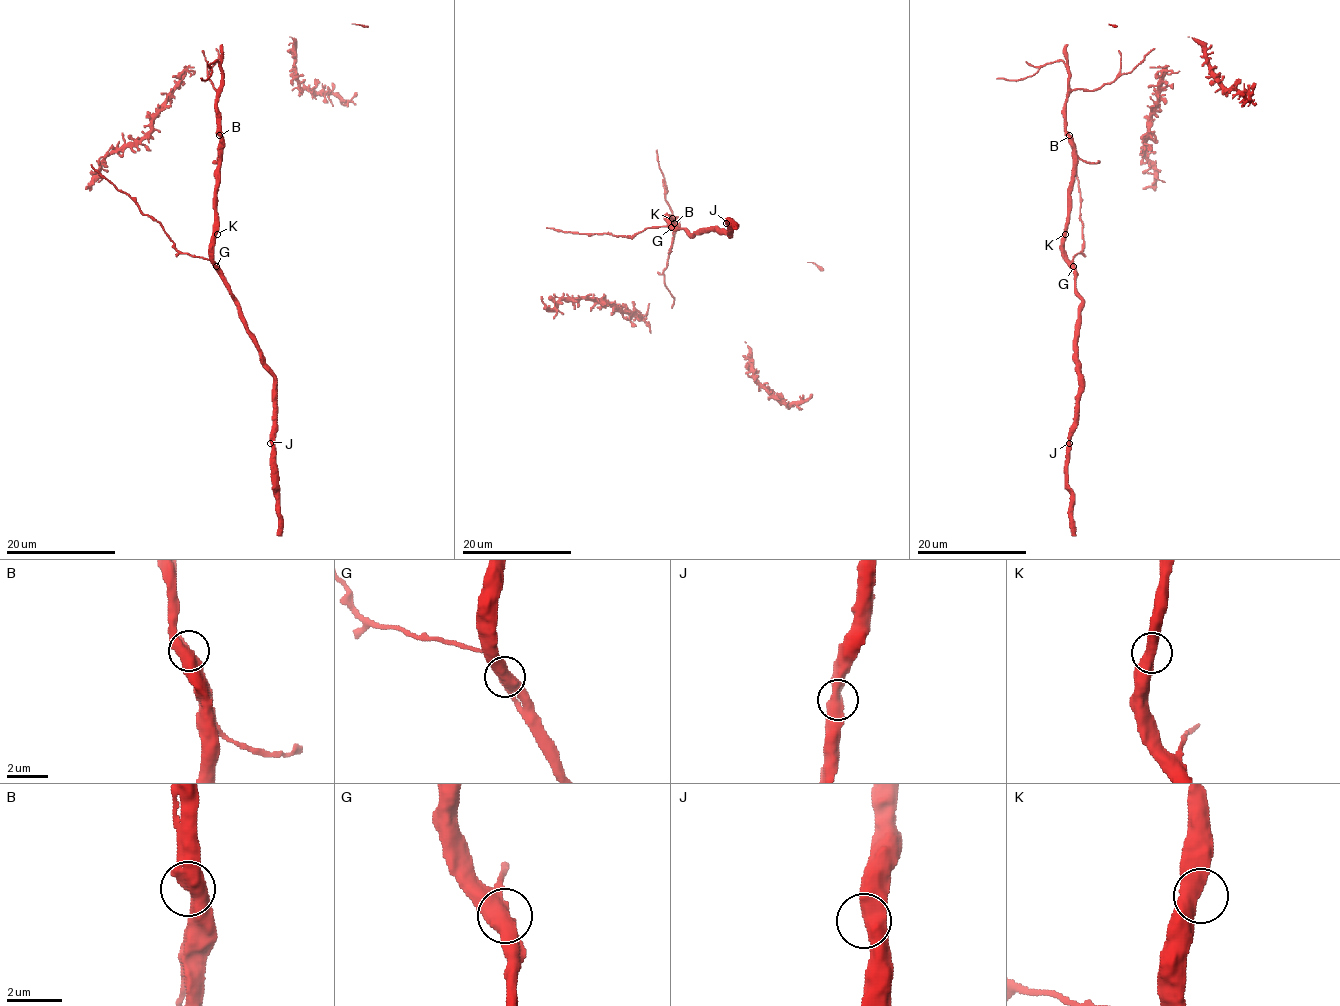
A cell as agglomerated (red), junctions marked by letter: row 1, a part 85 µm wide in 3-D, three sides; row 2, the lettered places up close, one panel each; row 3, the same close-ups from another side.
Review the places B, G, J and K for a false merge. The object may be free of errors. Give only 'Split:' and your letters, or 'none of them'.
Split: none of them

